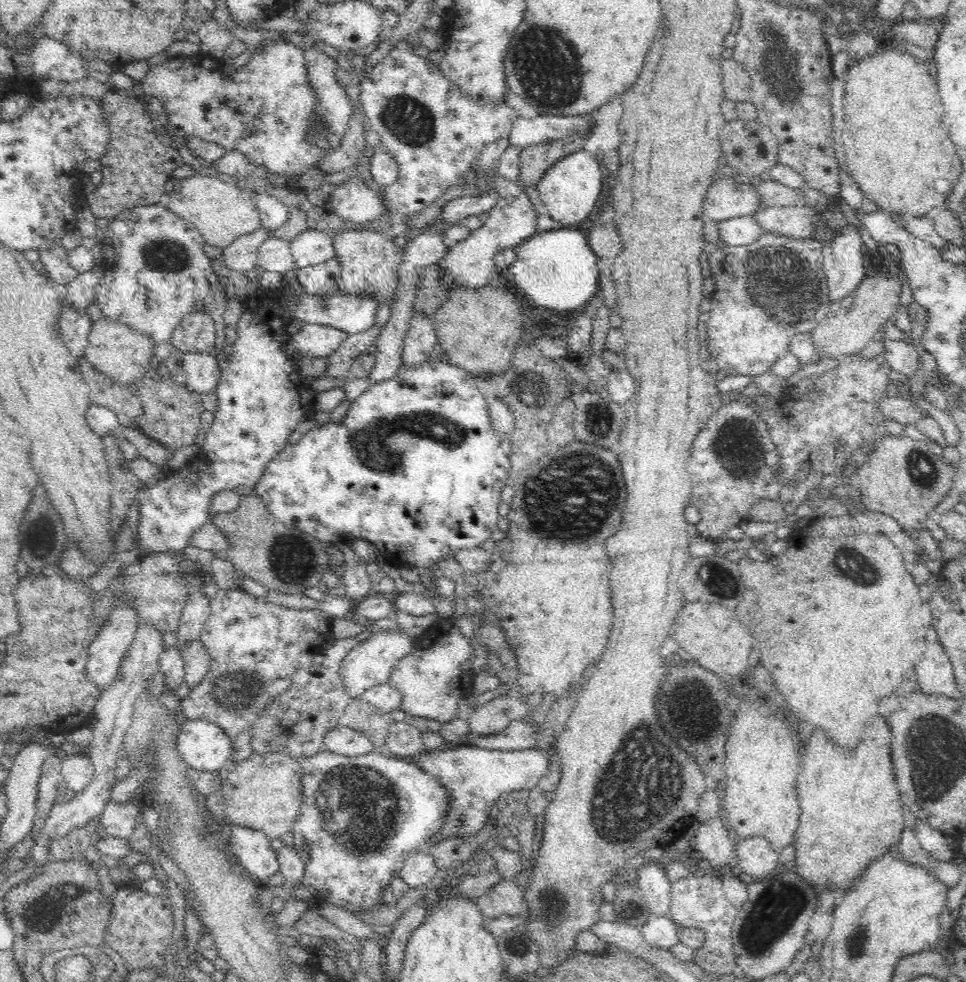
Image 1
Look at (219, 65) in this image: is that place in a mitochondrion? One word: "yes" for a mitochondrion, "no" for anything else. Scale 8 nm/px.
no

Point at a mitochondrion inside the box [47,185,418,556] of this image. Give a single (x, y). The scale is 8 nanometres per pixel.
(166, 255)

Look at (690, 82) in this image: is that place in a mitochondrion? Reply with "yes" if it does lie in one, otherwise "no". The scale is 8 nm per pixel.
no

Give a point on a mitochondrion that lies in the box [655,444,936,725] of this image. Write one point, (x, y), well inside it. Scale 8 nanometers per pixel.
(858, 572)

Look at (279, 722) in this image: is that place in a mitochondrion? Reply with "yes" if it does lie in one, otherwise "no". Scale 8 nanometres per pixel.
yes

